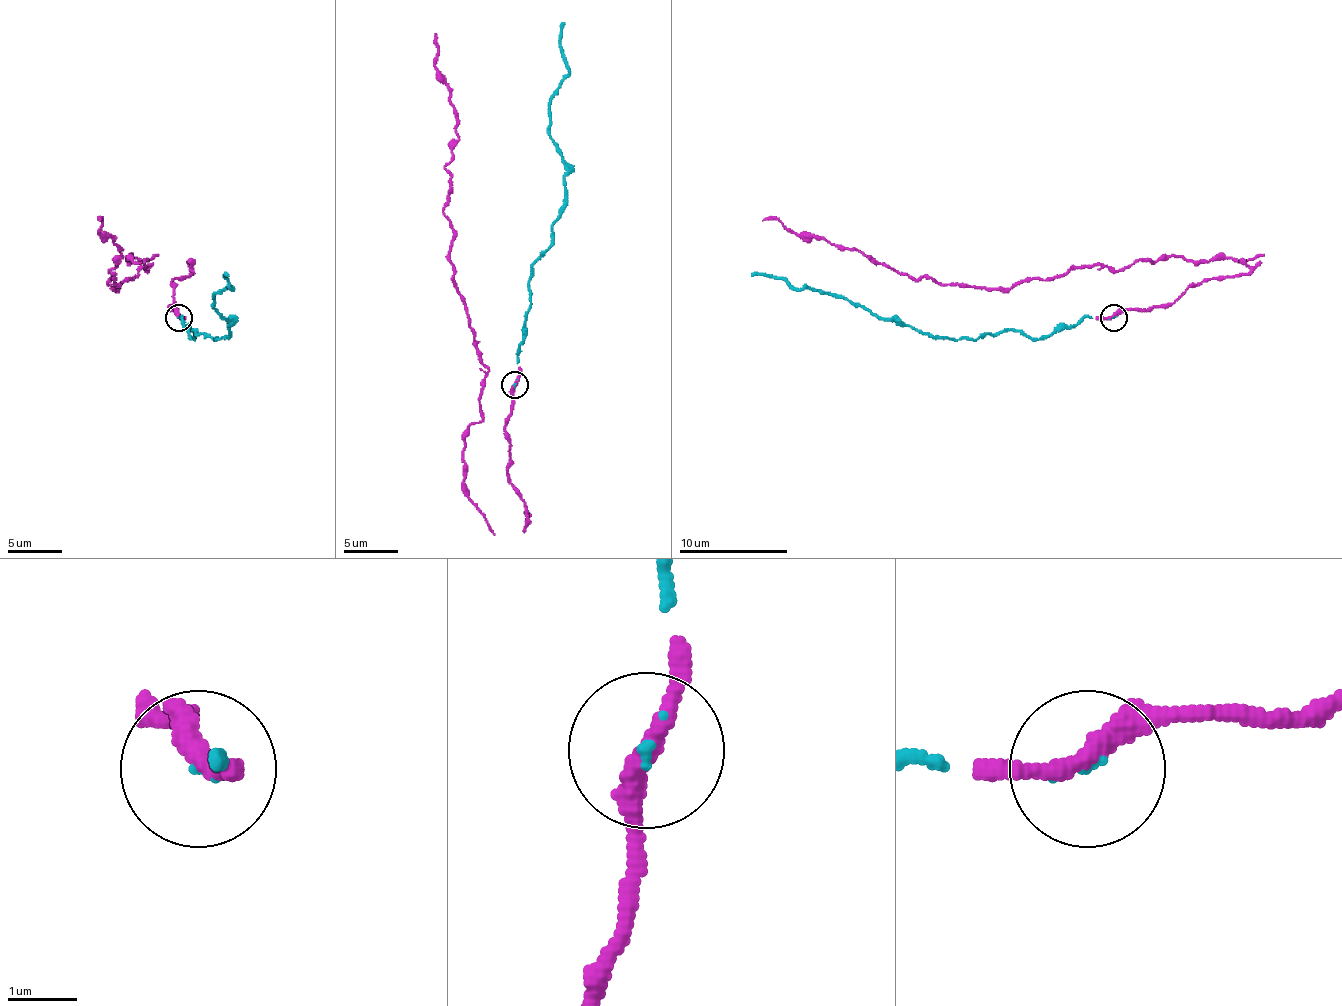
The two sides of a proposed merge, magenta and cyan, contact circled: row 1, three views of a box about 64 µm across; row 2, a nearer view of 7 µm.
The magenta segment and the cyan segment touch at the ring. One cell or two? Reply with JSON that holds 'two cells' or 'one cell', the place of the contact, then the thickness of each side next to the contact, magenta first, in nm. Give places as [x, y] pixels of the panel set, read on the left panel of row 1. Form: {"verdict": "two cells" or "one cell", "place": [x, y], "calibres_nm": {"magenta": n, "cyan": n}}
{"verdict": "one cell", "place": [178, 318], "calibres_nm": {"magenta": 280, "cyan": 60}}

